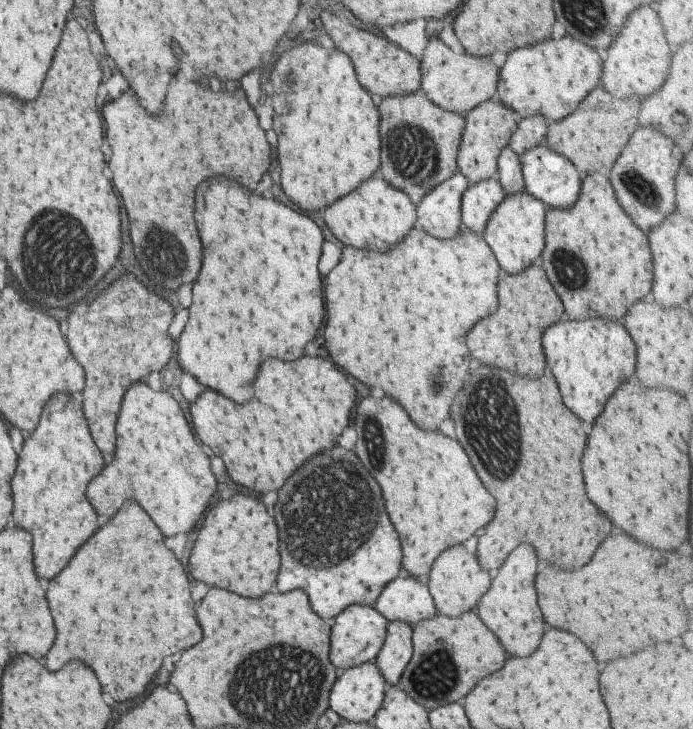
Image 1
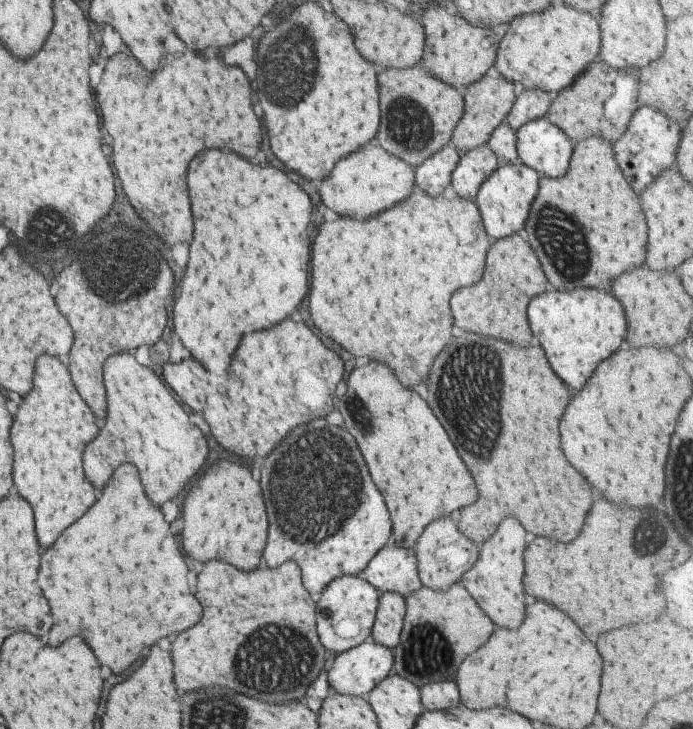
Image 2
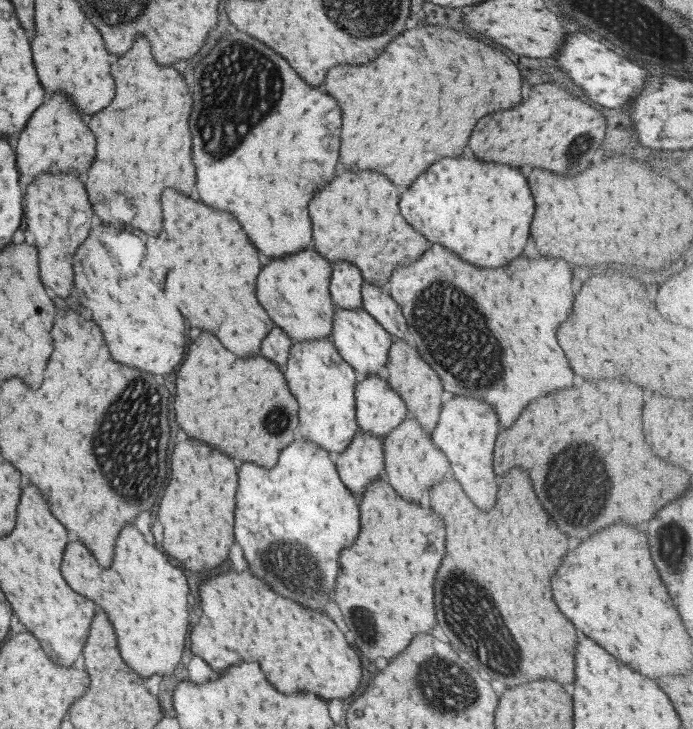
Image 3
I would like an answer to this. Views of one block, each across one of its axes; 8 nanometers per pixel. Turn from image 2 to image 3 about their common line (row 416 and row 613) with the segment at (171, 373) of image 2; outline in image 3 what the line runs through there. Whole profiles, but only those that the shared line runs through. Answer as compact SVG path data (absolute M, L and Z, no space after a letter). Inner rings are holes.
M229 570L209 580L211 582L203 582L199 588L199 600L201 600L199 606L203 612L199 624L189 634L189 644L191 644L191 652L199 656L203 662L207 662L215 672L223 672L227 666L237 662L237 658L253 656L255 662L261 666L265 678L269 678L269 684L273 684L283 694L287 694L289 684L293 684L295 692L309 690L313 694L321 694L319 696L321 700L331 700L331 698L343 700L349 698L359 688L361 682L359 658L355 650L345 642L343 632L339 632L337 626L325 614L311 612L295 602L283 600L249 572L235 574Z

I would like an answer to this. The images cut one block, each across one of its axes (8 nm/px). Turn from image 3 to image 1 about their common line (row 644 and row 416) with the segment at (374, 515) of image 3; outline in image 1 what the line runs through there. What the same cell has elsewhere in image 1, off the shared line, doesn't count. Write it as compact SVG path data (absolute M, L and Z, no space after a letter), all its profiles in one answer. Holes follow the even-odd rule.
M373 398L361 400L355 410L353 428L357 434L355 454L359 456L359 460L371 462L371 464L385 462L385 470L369 470L369 472L373 474L373 480L381 488L383 500L387 504L387 516L399 534L399 542L403 550L401 566L409 576L413 578L427 576L437 554L441 554L449 546L461 544L463 540L473 536L475 530L483 528L489 522L489 518L493 518L495 502L481 486L461 446L441 434L417 430L413 422L407 418L407 414L403 412L403 408L399 408L395 402L387 398L379 402Z

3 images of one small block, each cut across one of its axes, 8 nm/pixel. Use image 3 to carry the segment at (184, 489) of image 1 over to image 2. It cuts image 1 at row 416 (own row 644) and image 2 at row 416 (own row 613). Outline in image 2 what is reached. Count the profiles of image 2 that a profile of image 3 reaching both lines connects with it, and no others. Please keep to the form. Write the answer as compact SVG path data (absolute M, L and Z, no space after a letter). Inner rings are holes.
M130 352L112 354L103 362L103 388L107 400L105 424L85 446L83 472L95 488L101 488L113 466L133 462L147 498L161 506L203 466L207 456L205 440L169 388L149 367L137 363Z

